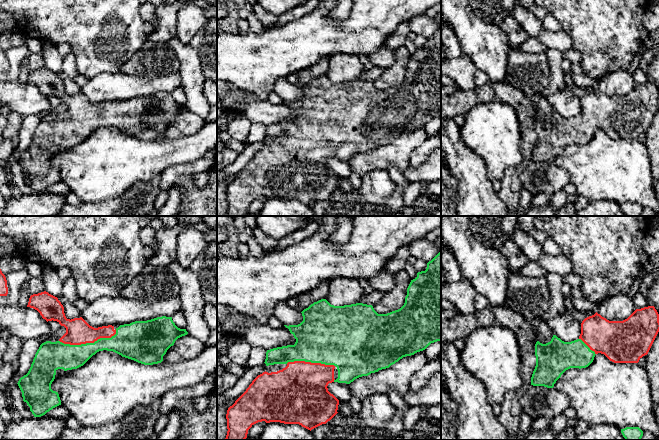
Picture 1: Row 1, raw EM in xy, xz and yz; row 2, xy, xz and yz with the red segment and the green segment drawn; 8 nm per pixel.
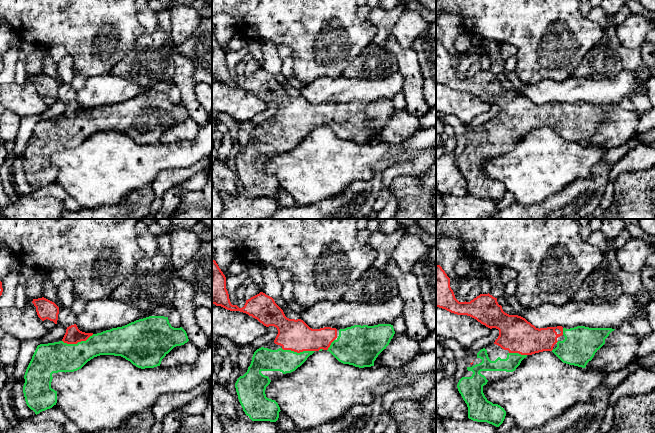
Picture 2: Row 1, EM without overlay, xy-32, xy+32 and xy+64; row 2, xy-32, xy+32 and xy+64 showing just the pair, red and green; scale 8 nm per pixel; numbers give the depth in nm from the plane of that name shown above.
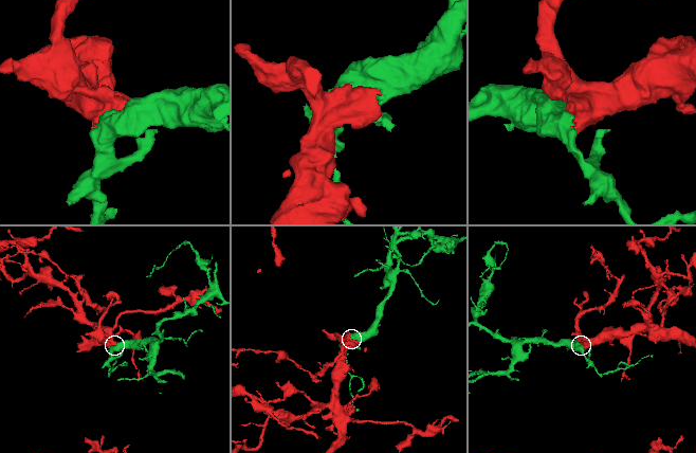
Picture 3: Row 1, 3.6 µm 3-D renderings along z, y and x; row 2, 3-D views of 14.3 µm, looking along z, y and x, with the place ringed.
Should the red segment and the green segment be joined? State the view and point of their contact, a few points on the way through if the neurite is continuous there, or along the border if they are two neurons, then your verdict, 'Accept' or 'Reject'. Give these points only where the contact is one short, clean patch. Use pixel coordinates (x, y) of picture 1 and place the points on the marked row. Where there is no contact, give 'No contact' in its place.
Touches red at xy (89, 342). Accept

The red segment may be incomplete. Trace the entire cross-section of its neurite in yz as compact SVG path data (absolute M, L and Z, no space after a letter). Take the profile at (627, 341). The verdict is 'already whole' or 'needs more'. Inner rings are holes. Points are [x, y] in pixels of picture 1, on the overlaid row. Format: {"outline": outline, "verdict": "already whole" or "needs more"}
{"outline": "M654 306L636 309L623 321L609 321L597 312L581 323L581 334L577 340L564 342L553 335L550 342L535 344L536 366L531 377L531 385L553 388L561 375L570 368L586 368L596 354L604 354L614 363L638 363L648 354L659 332L659 314Z", "verdict": "needs more"}

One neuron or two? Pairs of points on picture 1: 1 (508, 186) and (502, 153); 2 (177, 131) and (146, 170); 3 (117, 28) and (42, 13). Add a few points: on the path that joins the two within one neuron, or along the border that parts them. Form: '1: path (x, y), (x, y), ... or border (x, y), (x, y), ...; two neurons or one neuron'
1: border (522, 154), (522, 160), (509, 166), (501, 179); two neurons
2: border (194, 133), (175, 139), (163, 137); two neurons
3: path (98, 17), (94, 13), (61, 13); one neuron

